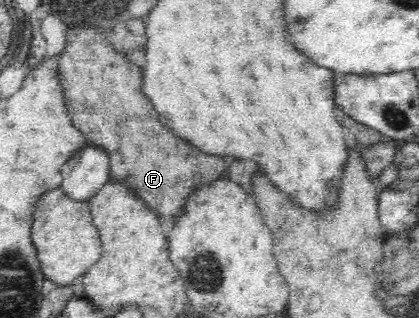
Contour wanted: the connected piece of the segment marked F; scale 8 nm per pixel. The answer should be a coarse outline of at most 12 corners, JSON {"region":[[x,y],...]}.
{"region":[[68,30],[68,114],[110,181],[182,214],[224,160],[158,122],[140,68]]}

